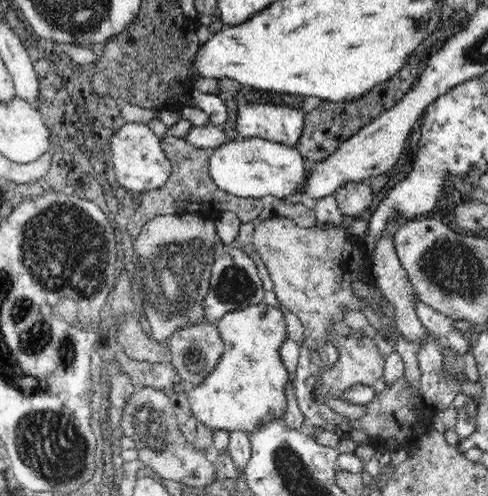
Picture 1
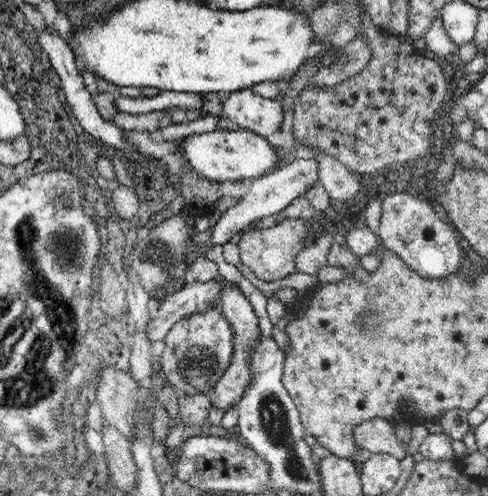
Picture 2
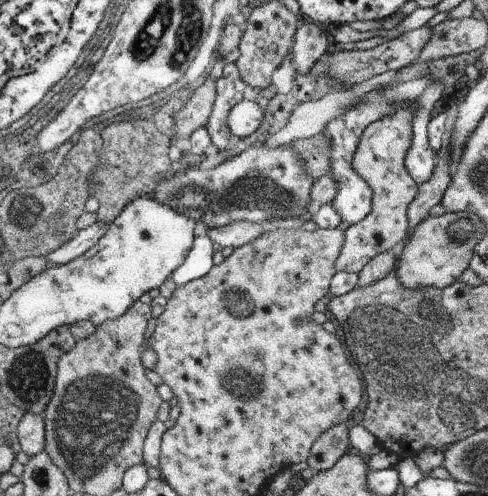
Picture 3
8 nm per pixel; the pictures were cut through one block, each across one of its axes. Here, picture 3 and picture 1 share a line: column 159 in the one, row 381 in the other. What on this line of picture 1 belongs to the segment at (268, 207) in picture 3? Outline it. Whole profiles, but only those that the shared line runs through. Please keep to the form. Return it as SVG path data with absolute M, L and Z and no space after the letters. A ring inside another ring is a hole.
M196 322L196 324L188 324L184 328L178 328L166 344L170 348L170 352L168 352L170 364L188 388L194 388L194 386L198 388L198 384L202 384L204 378L216 370L220 358L224 356L224 346L226 346L220 336L218 326L208 324L208 322Z

